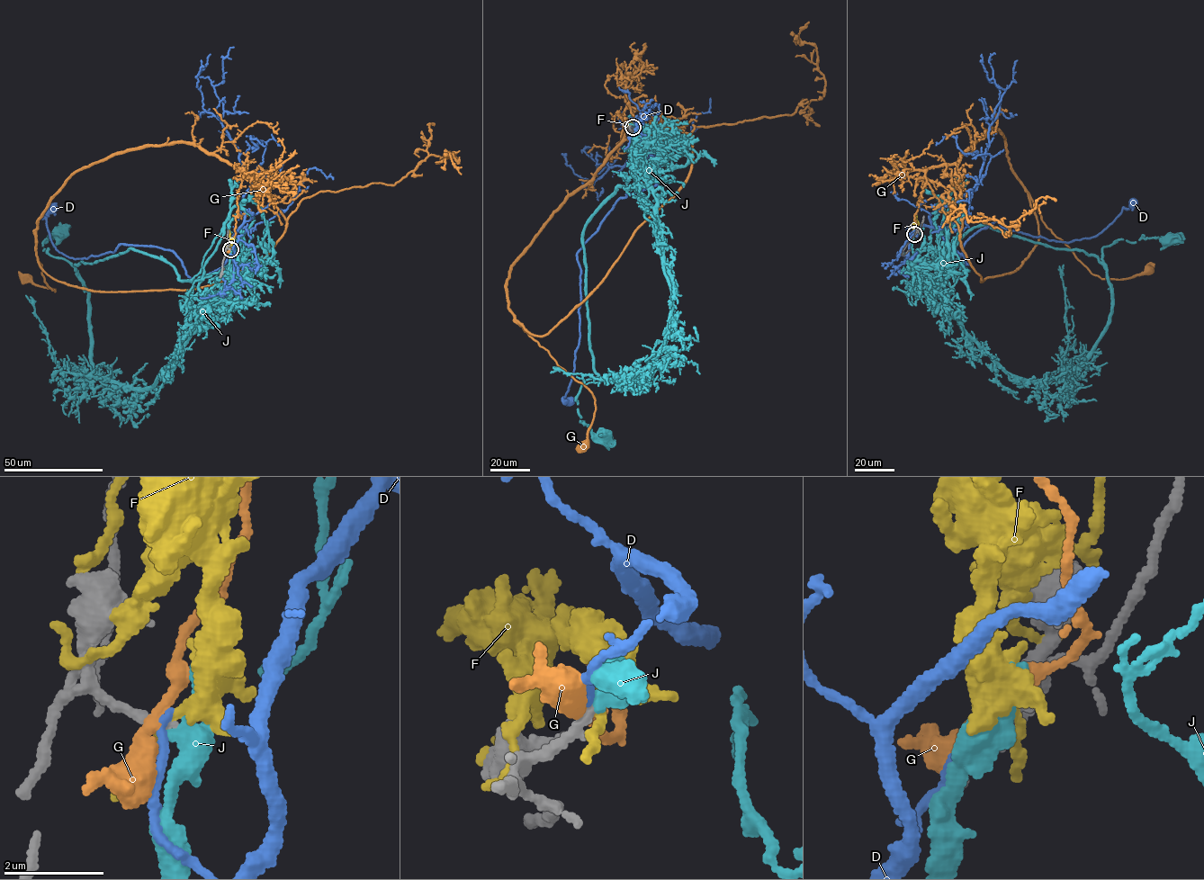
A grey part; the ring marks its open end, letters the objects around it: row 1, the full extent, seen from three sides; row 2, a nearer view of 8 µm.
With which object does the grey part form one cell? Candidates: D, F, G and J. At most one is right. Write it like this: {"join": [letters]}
{"join": []}

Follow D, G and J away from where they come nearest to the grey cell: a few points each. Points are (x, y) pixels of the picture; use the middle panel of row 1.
D: (633, 127), (658, 178), (621, 197), (578, 252), (579, 336), (568, 401)
G: (633, 128), (619, 113), (620, 145), (552, 211), (507, 286), (514, 320), (591, 392), (594, 416), (581, 445)
J: (633, 127), (655, 133), (636, 185), (616, 187), (583, 237), (599, 377), (575, 399), (579, 421), (604, 437)

